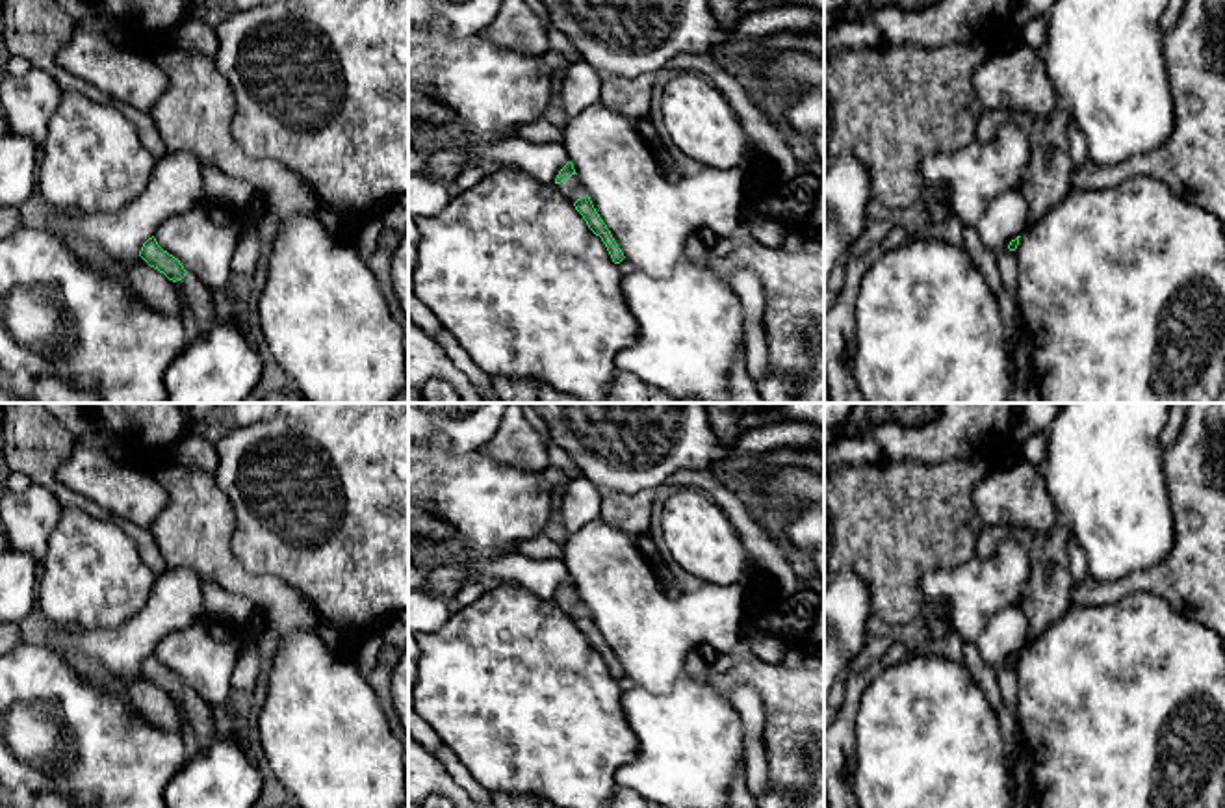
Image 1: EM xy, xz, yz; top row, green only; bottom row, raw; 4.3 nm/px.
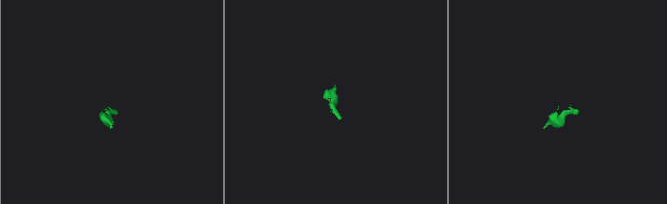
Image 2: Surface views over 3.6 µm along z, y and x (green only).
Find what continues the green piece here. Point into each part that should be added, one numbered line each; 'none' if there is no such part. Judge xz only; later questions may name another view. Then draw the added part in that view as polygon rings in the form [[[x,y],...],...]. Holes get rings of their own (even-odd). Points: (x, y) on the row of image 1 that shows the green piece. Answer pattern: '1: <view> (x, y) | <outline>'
1: xz (570, 188) | [[[577,175],[568,176],[564,182],[557,184],[559,191],[570,201],[575,202],[581,197],[587,197],[585,186],[579,182]]]

